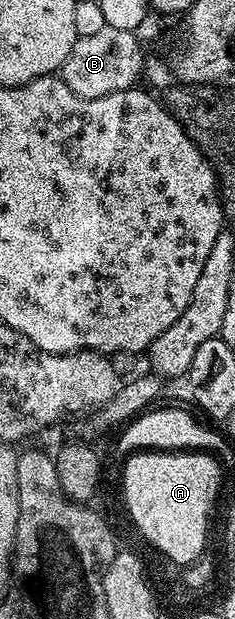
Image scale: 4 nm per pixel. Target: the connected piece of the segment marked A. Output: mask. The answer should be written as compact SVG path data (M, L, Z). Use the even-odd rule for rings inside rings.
M170 453L167 457L140 457L125 472L125 501L131 502L133 518L139 519L141 533L154 541L157 549L171 551L174 559L198 557L207 547L207 518L219 495L218 458L207 453Z

